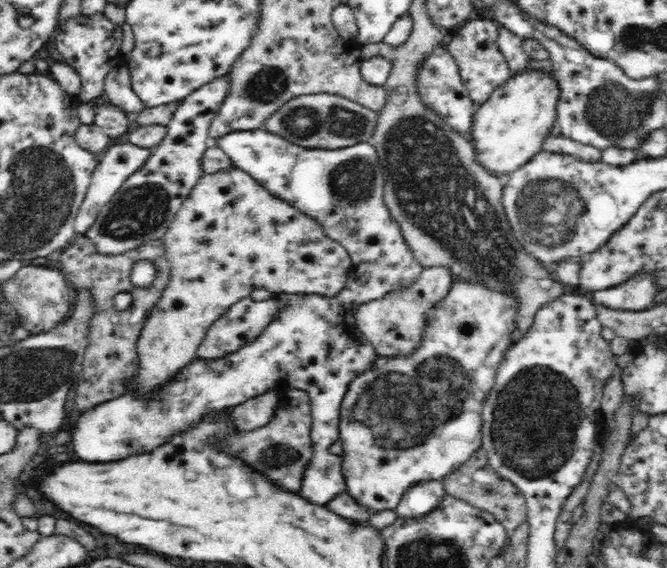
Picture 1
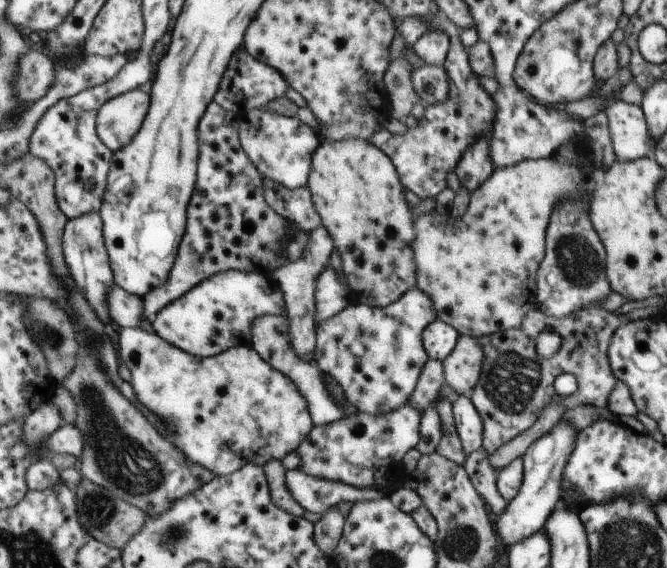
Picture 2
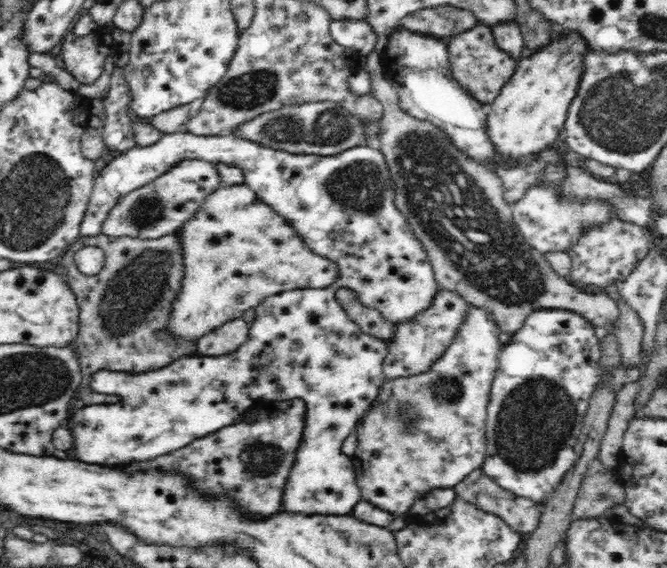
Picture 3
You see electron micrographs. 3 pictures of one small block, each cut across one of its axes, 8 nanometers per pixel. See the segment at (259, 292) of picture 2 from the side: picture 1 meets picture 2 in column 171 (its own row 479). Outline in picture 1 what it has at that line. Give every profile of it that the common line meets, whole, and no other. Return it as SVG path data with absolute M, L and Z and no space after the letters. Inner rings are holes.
M262 128L262 130L256 129L252 131L230 132L230 134L221 136L221 139L212 140L209 145L211 144L215 147L220 147L220 150L224 151L224 153L228 155L232 164L237 165L246 172L249 172L250 176L253 176L254 179L259 181L262 185L265 185L271 193L274 193L277 197L282 197L282 199L289 201L291 205L294 205L294 207L300 209L300 211L306 213L306 215L314 217L314 219L320 221L322 228L325 229L325 232L331 238L338 241L338 243L345 245L346 251L349 252L352 261L352 269L351 272L349 272L350 275L347 279L346 286L336 296L289 296L288 306L286 306L284 310L280 312L280 315L274 319L264 331L262 331L262 335L258 336L257 340L254 340L253 343L247 345L246 347L240 348L237 352L224 356L222 359L194 359L193 362L190 362L190 364L188 364L186 368L178 374L178 380L170 380L170 388L166 388L166 392L162 392L162 396L158 396L158 400L154 400L154 404L146 404L147 400L134 400L134 395L126 396L126 389L123 387L122 394L116 397L115 400L106 401L100 406L100 409L95 407L89 412L80 415L80 418L75 424L76 436L72 434L72 450L74 450L74 454L76 454L80 460L84 460L84 462L110 462L110 460L122 460L122 458L125 459L130 455L150 452L151 449L164 444L175 433L183 433L186 429L189 429L194 424L200 422L203 415L207 414L209 411L231 410L235 406L246 402L246 400L250 400L250 398L254 398L259 394L265 393L267 389L302 389L308 393L311 401L311 439L313 444L313 456L310 459L310 462L306 464L307 467L305 468L302 487L300 487L300 490L297 492L303 497L306 497L309 501L314 501L314 504L326 506L327 502L332 500L333 496L336 496L338 493L344 493L346 490L346 484L344 483L342 477L342 459L340 456L332 454L329 451L330 445L337 443L339 440L339 412L342 408L343 396L345 395L347 385L354 380L354 376L360 376L360 372L364 372L366 368L370 368L368 364L376 360L376 356L374 356L374 348L372 348L371 342L368 341L360 331L356 330L356 326L354 326L356 309L361 304L368 302L370 299L379 299L390 291L402 287L409 287L413 282L416 282L416 279L422 272L423 266L416 260L411 248L407 246L406 241L403 239L399 224L395 222L388 210L388 207L384 204L383 188L385 185L385 178L382 172L379 156L377 155L377 150L375 149L375 146L371 145L369 142L360 142L359 144L346 145L344 148L328 150L322 150L322 148L304 148L304 146L296 146L293 142L288 142L288 138L282 137L281 134L271 133Z

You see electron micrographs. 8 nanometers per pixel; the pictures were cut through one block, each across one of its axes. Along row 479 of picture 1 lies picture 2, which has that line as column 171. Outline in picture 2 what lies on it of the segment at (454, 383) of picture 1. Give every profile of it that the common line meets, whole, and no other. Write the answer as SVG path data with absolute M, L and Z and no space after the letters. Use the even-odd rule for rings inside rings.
M123 328L120 331L120 355L121 362L128 367L132 373L131 386L136 399L144 409L147 409L160 423L167 429L166 438L172 442L173 446L185 455L185 458L194 465L208 470L214 476L230 475L235 471L242 469L245 465L254 464L264 468L271 461L283 461L290 453L294 453L314 428L312 420L304 401L304 398L298 393L296 386L278 370L269 366L260 356L251 348L250 344L236 346L218 355L212 357L197 358L192 354L186 353L180 347L173 346L166 342L160 335L155 334L154 330L144 330L142 328Z

